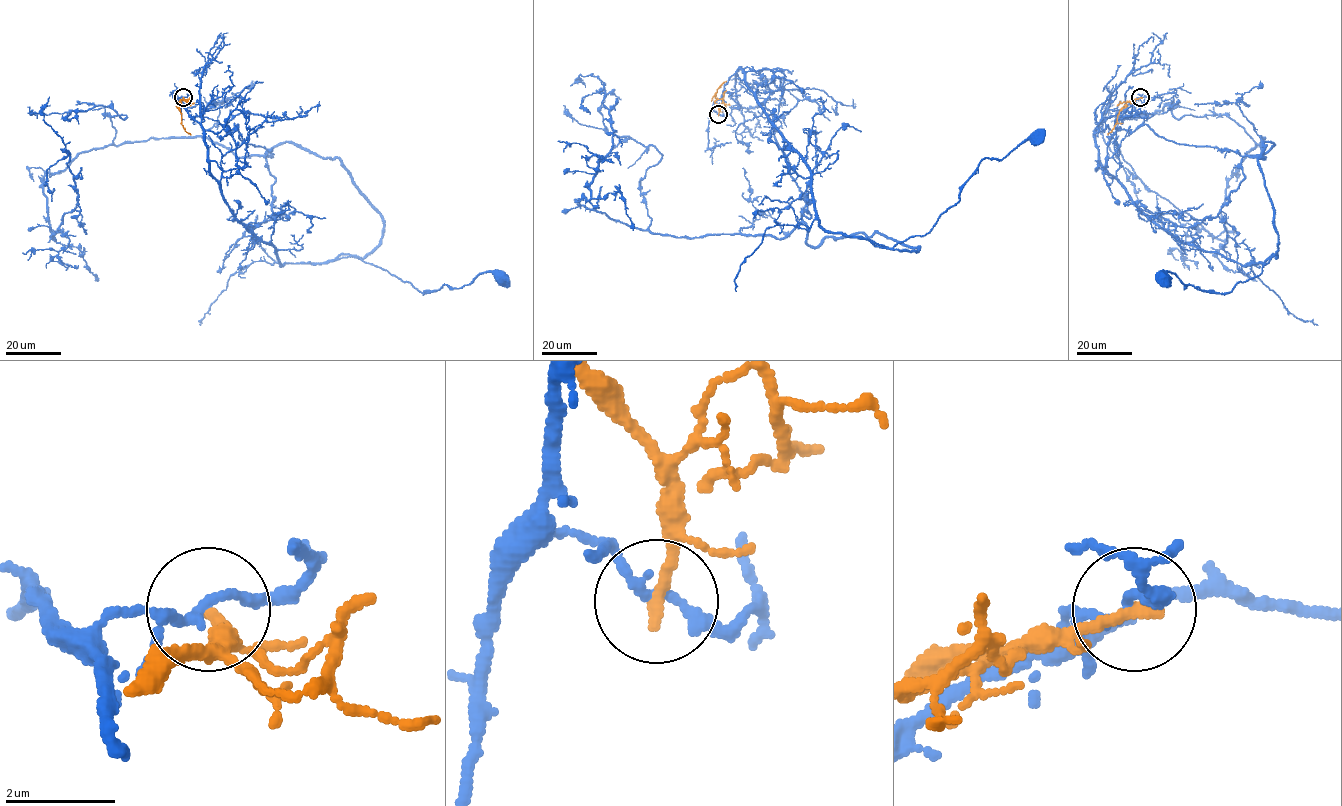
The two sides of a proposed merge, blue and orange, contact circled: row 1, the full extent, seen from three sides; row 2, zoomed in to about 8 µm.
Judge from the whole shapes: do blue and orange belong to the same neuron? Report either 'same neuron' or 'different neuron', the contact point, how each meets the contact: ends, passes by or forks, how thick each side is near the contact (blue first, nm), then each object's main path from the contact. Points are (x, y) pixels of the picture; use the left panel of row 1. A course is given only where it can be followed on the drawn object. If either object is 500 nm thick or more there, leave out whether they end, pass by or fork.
different neuron | (183, 97) | blue passes by | orange ends | 150/240 nm | blue via (182, 97), (203, 130), (222, 198), (282, 266), (357, 255), (423, 294), (487, 272), (502, 280) | orange via (182, 97), (179, 102), (182, 123), (191, 135)

